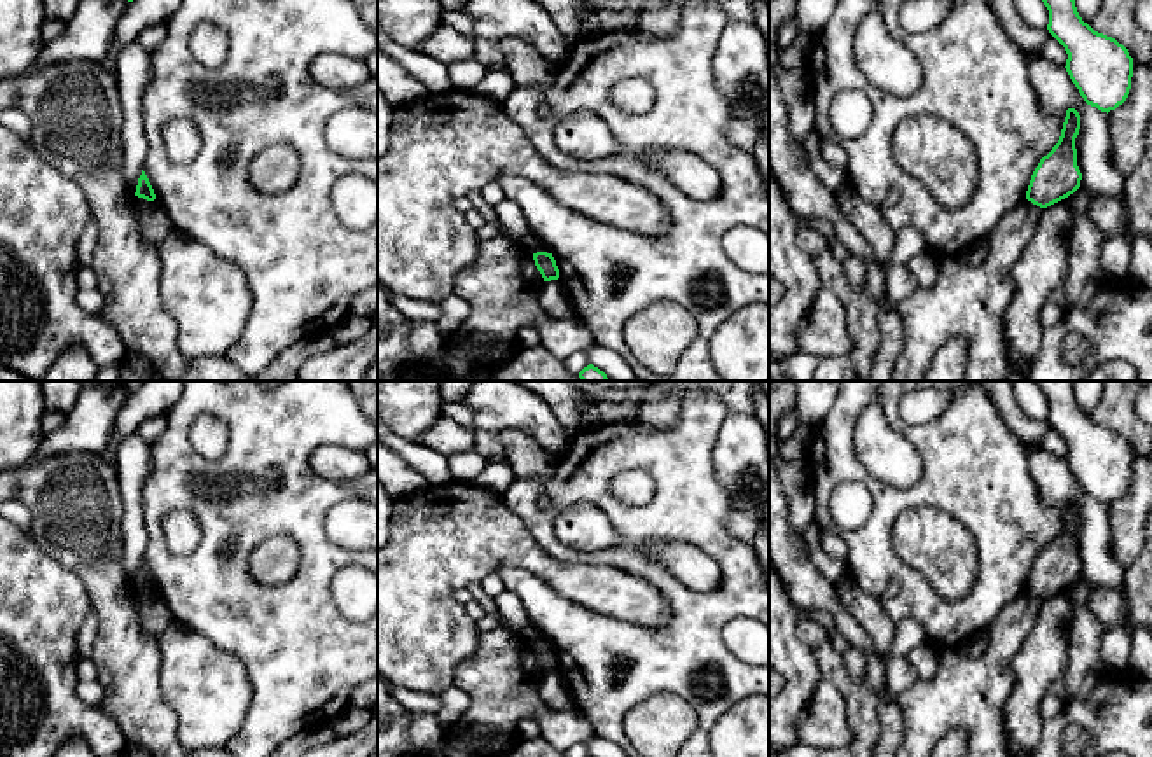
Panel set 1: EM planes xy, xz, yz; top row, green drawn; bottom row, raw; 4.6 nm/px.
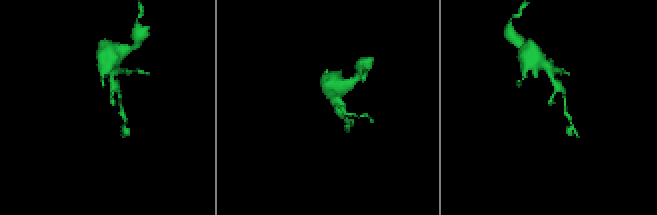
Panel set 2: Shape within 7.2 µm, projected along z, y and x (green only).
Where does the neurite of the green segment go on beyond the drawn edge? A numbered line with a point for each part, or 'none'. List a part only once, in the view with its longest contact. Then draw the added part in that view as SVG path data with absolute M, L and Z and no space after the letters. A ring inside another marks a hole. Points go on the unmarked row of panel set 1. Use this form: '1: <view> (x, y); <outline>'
none

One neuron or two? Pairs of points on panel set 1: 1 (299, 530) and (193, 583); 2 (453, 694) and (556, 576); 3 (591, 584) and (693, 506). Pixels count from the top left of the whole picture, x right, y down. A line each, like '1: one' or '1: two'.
1: one
2: two
3: two

